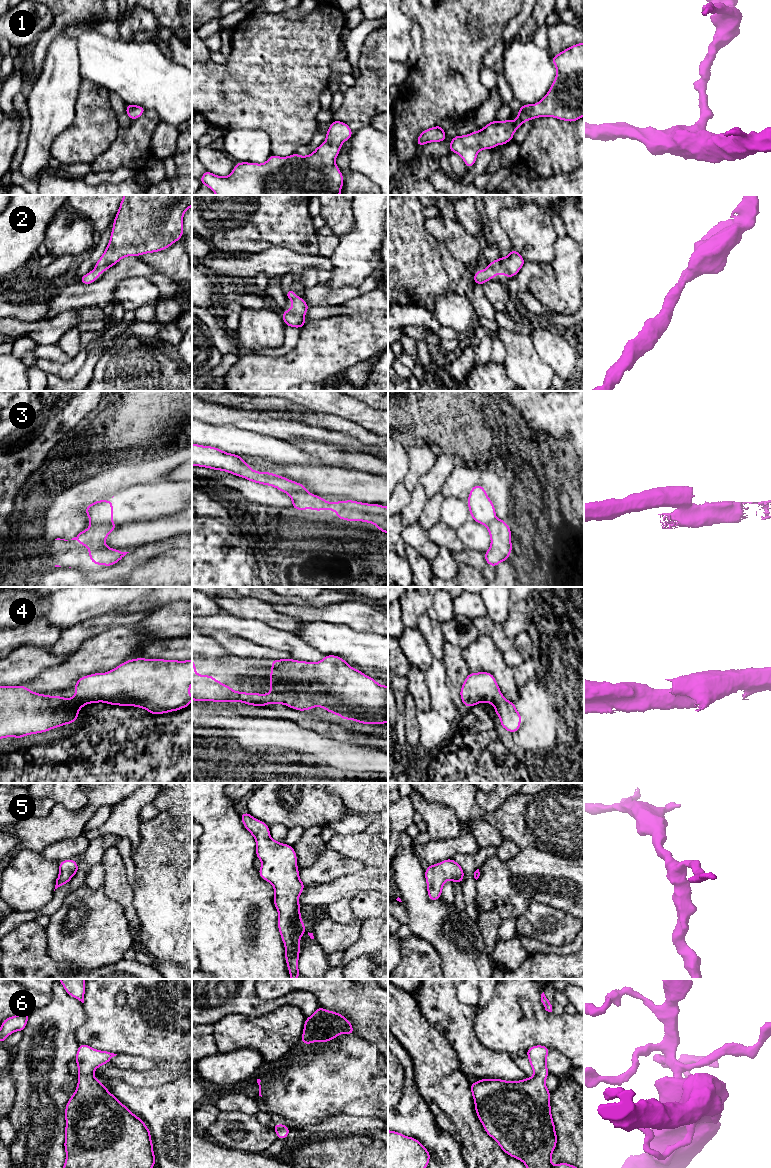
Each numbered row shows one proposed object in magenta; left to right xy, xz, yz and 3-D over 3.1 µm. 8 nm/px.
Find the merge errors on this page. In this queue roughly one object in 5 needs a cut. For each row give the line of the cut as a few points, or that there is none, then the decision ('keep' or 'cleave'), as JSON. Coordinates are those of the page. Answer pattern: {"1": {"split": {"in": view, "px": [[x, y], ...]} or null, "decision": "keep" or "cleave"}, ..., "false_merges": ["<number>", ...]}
{"1": {"split": null, "decision": "keep"}, "2": {"split": null, "decision": "keep"}, "3": {"split": {"in": "xy", "px": [[112, 522], [94, 523], [92, 525]]}, "decision": "cleave"}, "4": {"split": null, "decision": "keep"}, "5": {"split": null, "decision": "keep"}, "6": {"split": null, "decision": "keep"}, "false_merges": ["3"]}

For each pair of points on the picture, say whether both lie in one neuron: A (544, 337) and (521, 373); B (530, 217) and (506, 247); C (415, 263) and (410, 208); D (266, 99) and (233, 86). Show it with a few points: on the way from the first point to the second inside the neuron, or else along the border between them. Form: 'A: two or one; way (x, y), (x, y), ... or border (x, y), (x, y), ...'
A: two; border (530, 333), (532, 346), (536, 354), (550, 368)
B: two; border (499, 221), (513, 248)
C: one; way (410, 249), (410, 222)
D: one; way (258, 91), (256, 89), (241, 88)

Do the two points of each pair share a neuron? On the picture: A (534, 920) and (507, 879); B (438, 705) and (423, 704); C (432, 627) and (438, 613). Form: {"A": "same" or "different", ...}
{"A": "different", "B": "different", "C": "different"}

